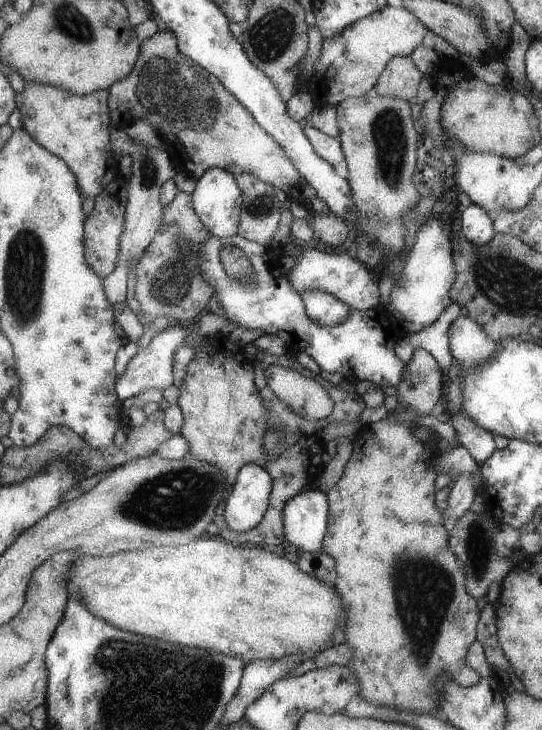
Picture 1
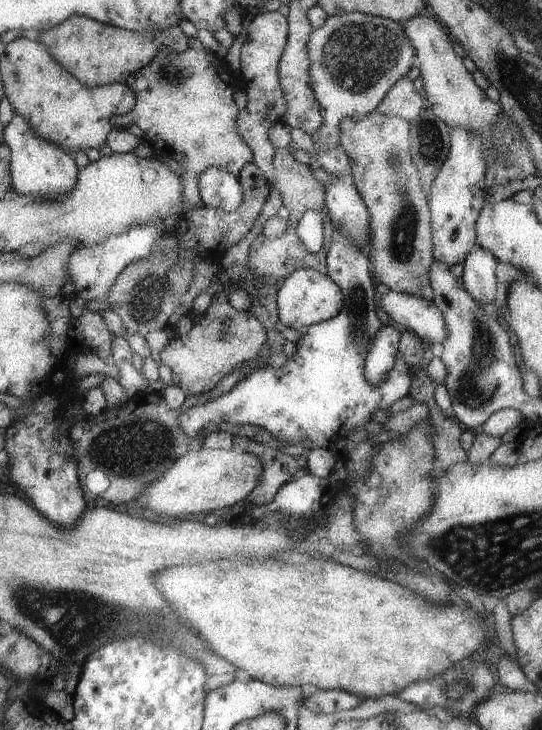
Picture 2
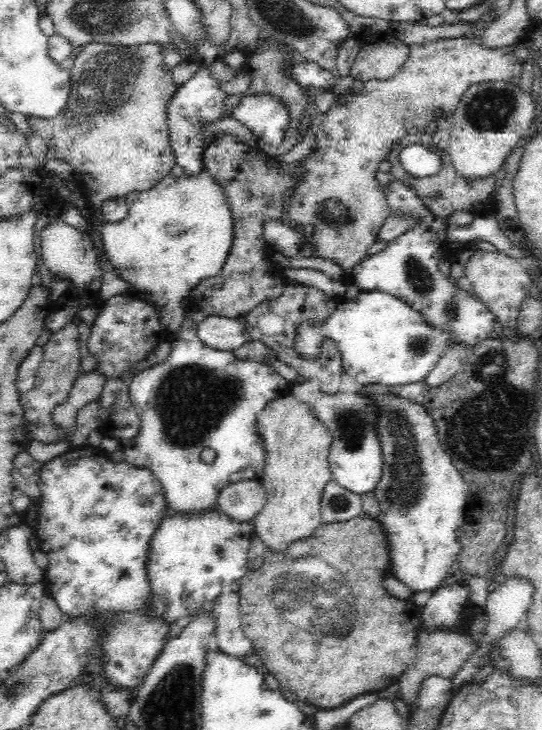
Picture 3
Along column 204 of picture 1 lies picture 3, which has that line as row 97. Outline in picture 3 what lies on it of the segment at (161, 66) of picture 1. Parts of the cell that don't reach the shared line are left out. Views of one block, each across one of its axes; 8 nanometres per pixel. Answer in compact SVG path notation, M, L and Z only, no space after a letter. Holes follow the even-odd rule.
M91 42L76 56L71 69L69 99L62 113L51 119L31 117L29 124L56 159L74 168L72 181L86 199L89 217L101 218L104 201L126 197L131 192L142 193L158 186L157 182L170 174L175 165L168 141L167 105L177 85L172 80L172 69L163 67L164 55L160 44L122 46Z

